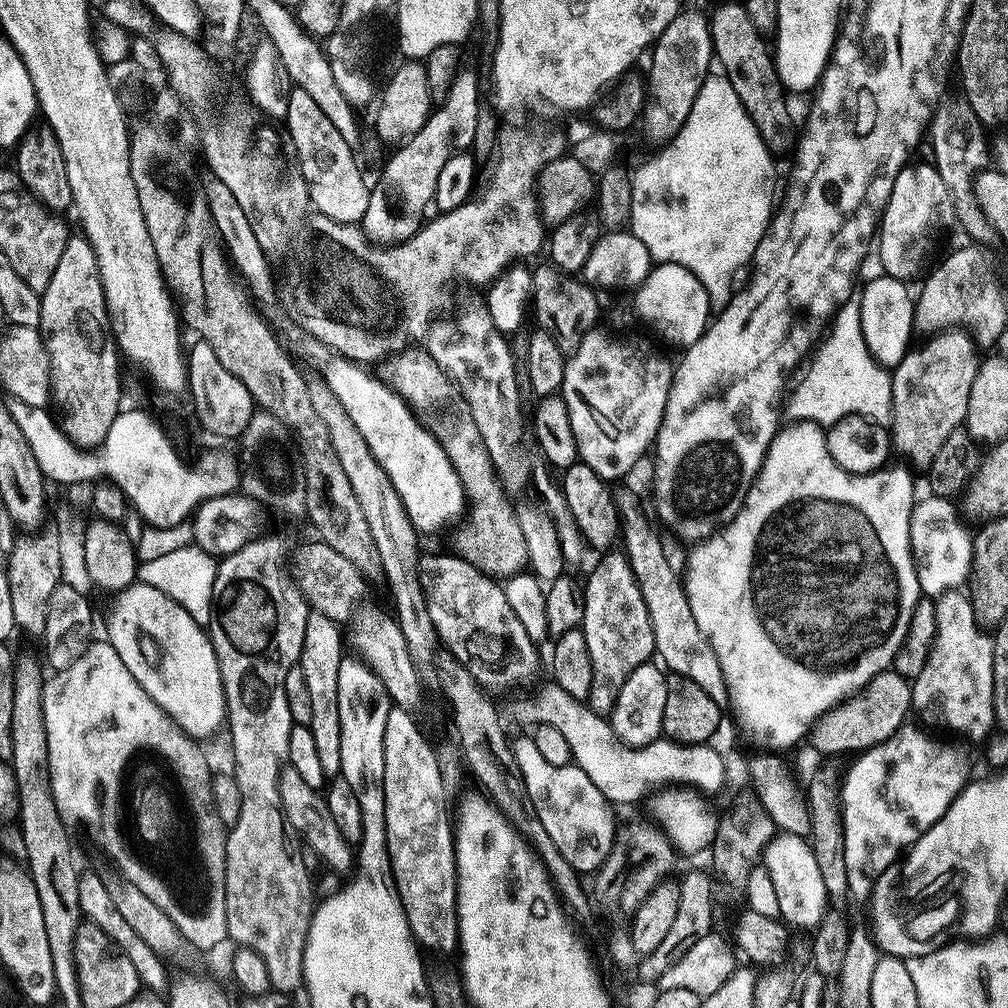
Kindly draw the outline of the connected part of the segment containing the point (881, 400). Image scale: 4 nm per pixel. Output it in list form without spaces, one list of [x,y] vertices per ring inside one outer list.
[[[850,298],[840,305],[831,324],[828,337],[819,341],[811,357],[812,365],[804,381],[793,390],[788,404],[786,400],[786,408],[793,412],[796,420],[810,420],[821,426],[830,426],[844,416],[867,416],[877,422],[891,421],[892,377],[889,369],[877,364],[868,353],[862,334],[859,299]]]

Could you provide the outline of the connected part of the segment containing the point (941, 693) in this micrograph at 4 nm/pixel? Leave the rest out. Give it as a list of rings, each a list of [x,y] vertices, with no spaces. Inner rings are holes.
[[[945,590],[935,601],[936,636],[928,651],[922,674],[911,681],[912,706],[924,720],[965,732],[983,741],[994,727],[992,709],[992,637],[985,634],[974,618],[971,599],[960,590]]]

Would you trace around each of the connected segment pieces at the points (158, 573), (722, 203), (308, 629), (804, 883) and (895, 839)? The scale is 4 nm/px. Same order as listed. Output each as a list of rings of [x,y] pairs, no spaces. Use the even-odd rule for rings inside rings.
[[[211,499],[201,503],[200,507],[194,513],[192,524],[192,536],[196,539],[196,544],[200,548],[176,548],[173,552],[164,552],[161,556],[156,556],[153,560],[148,560],[139,565],[138,580],[139,583],[154,586],[154,590],[162,590],[162,594],[166,594],[174,602],[178,602],[178,606],[182,606],[182,610],[186,610],[186,614],[190,614],[190,618],[194,618],[201,624],[207,625],[212,618],[213,602],[212,591],[214,590],[214,582],[216,581],[217,561],[212,561],[212,556],[208,552],[213,552],[216,558],[229,556],[231,552],[237,552],[240,549],[239,541],[231,543],[230,546],[221,543],[223,536],[228,536],[229,531],[225,530],[225,526],[221,524],[221,511],[218,510],[218,500]]]
[[[709,75],[704,85],[698,90],[698,98],[694,98],[694,106],[690,110],[689,116],[682,125],[681,130],[668,142],[672,147],[672,160],[664,160],[666,164],[670,164],[668,168],[668,180],[672,182],[672,200],[656,200],[656,208],[648,208],[648,212],[632,212],[630,219],[630,231],[643,242],[646,250],[652,255],[653,261],[659,263],[676,263],[686,267],[701,280],[702,286],[708,292],[708,299],[711,300],[711,307],[716,310],[723,309],[724,305],[732,299],[734,295],[734,287],[732,288],[732,275],[743,266],[744,263],[751,261],[756,254],[756,248],[760,244],[760,240],[769,231],[770,221],[774,215],[774,200],[772,204],[772,179],[776,176],[776,168],[772,165],[774,156],[768,152],[767,147],[763,144],[762,138],[756,129],[751,116],[748,113],[746,104],[740,101],[740,96],[736,93],[736,88],[727,80],[727,75],[716,76]]]
[[[312,610],[307,613],[304,621],[304,645],[300,651],[298,667],[306,678],[306,690],[310,690],[310,710],[312,711],[312,723],[310,725],[314,734],[314,742],[318,749],[318,759],[322,762],[322,774],[325,778],[336,778],[340,776],[342,766],[342,721],[339,717],[338,704],[338,674],[339,664],[342,659],[340,653],[340,642],[342,646],[342,634],[336,630],[336,624],[331,615],[320,610]]]
[[[777,831],[764,846],[762,866],[770,870],[770,879],[774,882],[774,891],[778,894],[780,916],[796,926],[815,930],[825,909],[829,907],[829,901],[811,843],[805,837]]]
[[[911,726],[900,728],[889,740],[860,752],[853,760],[856,761],[852,769],[847,769],[842,780],[844,858],[849,893],[862,902],[872,891],[872,881],[901,859],[902,850],[911,848],[922,833],[933,828],[943,818],[953,800],[964,791],[969,776],[964,769],[963,758],[954,749],[939,744],[922,729]]]

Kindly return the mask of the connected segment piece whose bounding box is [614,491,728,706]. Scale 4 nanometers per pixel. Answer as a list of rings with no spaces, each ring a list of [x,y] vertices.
[[[617,491],[614,499],[622,525],[622,552],[628,557],[628,565],[632,567],[636,585],[650,614],[656,643],[655,655],[661,656],[659,659],[669,673],[702,686],[702,690],[706,690],[706,694],[710,694],[716,704],[727,705],[728,687],[724,681],[722,666],[718,662],[718,654],[714,654],[698,622],[694,622],[694,610],[690,610],[688,592],[684,589],[681,573],[679,576],[675,566],[668,561],[668,552],[664,549],[655,526],[648,521],[639,498],[632,492]]]

